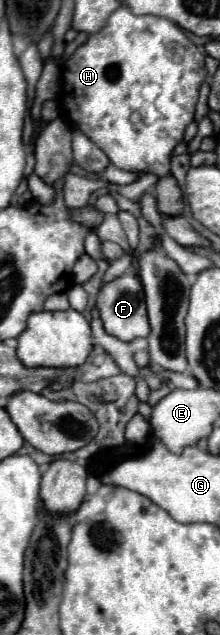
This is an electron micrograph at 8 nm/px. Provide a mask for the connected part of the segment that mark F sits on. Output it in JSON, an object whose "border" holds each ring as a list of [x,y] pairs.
{"border":[[[122,275],[112,283],[106,283],[98,291],[96,307],[100,311],[100,319],[104,323],[106,333],[118,337],[120,341],[132,341],[136,337],[148,337],[150,325],[146,317],[146,303],[144,303],[144,291],[140,285],[140,279],[136,275]]]}

